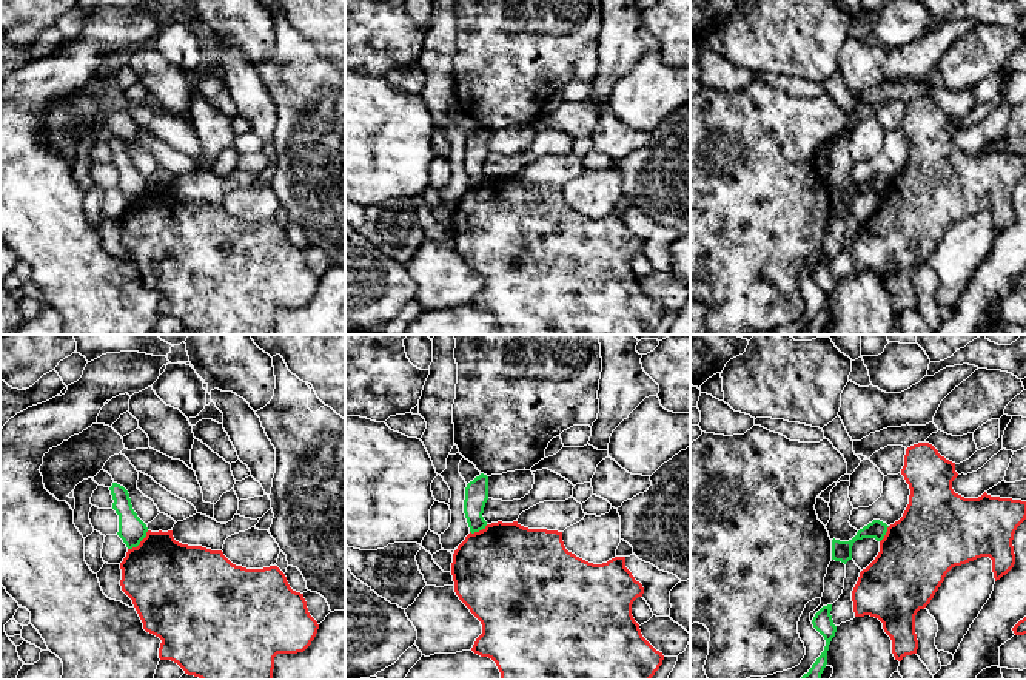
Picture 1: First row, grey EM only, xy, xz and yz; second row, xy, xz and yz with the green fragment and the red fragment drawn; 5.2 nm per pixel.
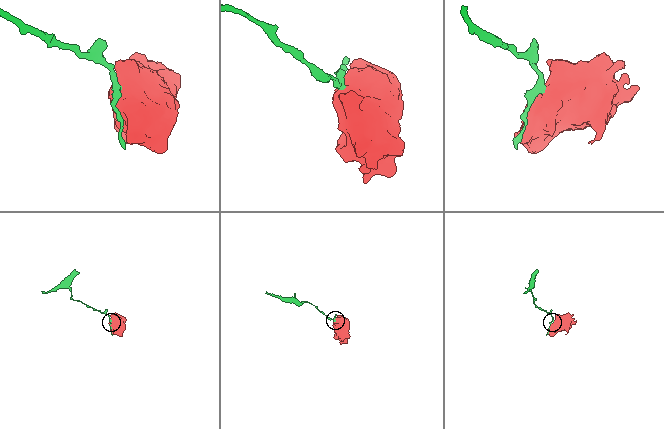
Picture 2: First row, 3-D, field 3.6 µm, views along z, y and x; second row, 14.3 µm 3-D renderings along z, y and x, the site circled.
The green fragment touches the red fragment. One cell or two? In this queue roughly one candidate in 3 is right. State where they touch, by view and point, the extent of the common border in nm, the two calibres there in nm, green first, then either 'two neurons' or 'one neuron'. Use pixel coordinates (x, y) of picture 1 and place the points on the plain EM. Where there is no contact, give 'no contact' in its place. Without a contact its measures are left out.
contact xy (139, 198); length 150 nm; calibres 140 and 420 nm; two neurons

